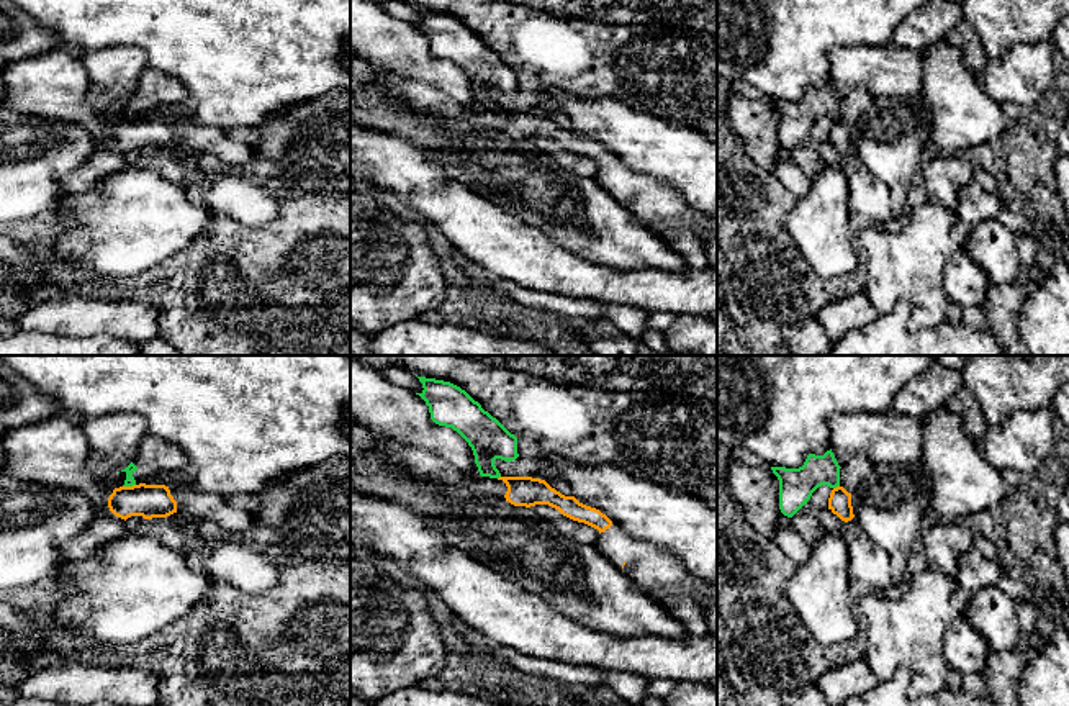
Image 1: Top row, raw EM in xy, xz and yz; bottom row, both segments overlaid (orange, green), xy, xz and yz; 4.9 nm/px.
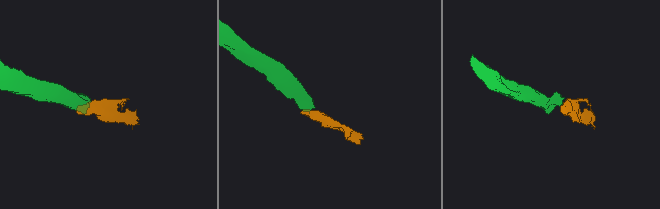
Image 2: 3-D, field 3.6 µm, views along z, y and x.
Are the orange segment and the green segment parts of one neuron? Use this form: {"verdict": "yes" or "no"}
{"verdict": "no"}

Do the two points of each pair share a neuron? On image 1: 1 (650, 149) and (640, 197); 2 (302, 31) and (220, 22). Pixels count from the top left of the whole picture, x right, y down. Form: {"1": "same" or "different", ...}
{"1": "different", "2": "same"}

